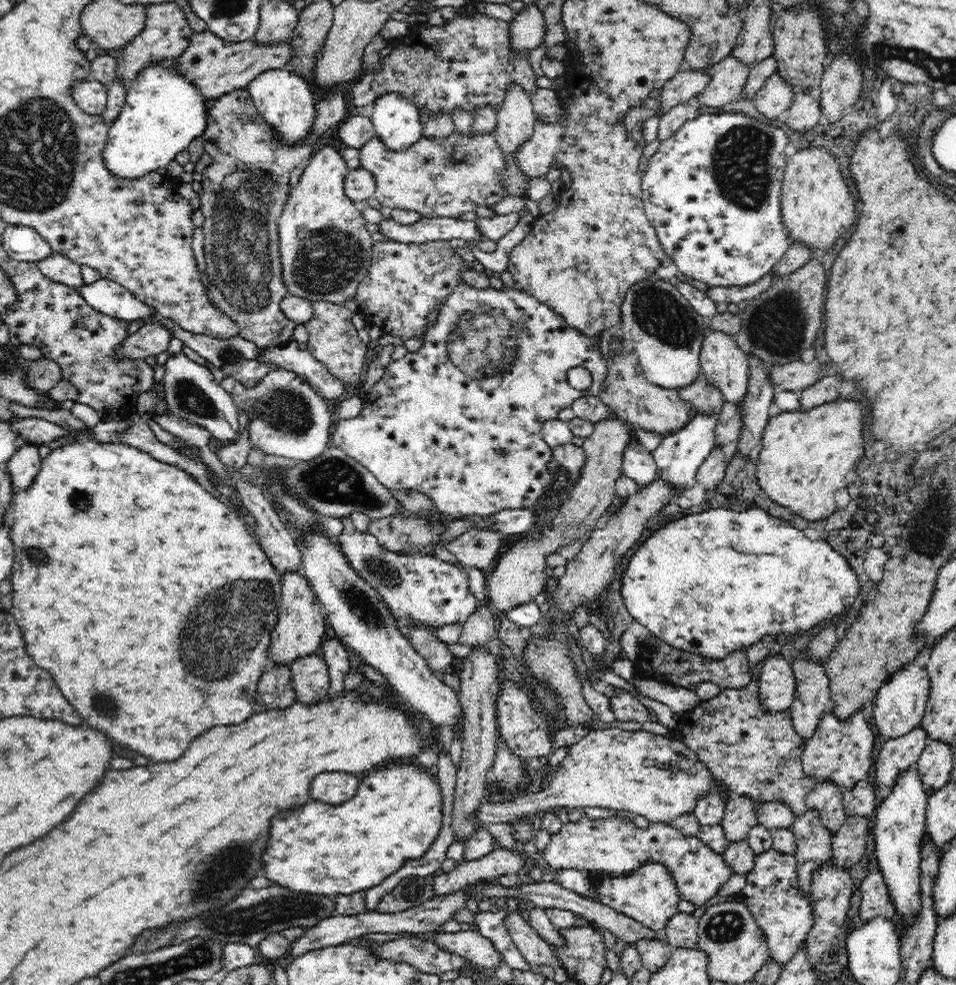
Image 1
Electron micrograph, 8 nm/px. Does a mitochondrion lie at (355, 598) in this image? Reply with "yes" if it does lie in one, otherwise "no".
yes

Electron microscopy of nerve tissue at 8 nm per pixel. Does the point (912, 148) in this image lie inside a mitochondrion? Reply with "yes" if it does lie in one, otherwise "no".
no

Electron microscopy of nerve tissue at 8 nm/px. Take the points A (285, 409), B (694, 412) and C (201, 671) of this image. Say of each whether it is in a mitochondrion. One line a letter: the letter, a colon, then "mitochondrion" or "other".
A: mitochondrion
B: other
C: mitochondrion

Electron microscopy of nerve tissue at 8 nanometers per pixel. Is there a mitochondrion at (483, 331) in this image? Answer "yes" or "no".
yes

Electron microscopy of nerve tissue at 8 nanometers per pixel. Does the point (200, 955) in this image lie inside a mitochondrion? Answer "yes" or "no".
yes

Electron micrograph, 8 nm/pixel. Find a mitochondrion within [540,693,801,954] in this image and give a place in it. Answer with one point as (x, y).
(724, 927)

